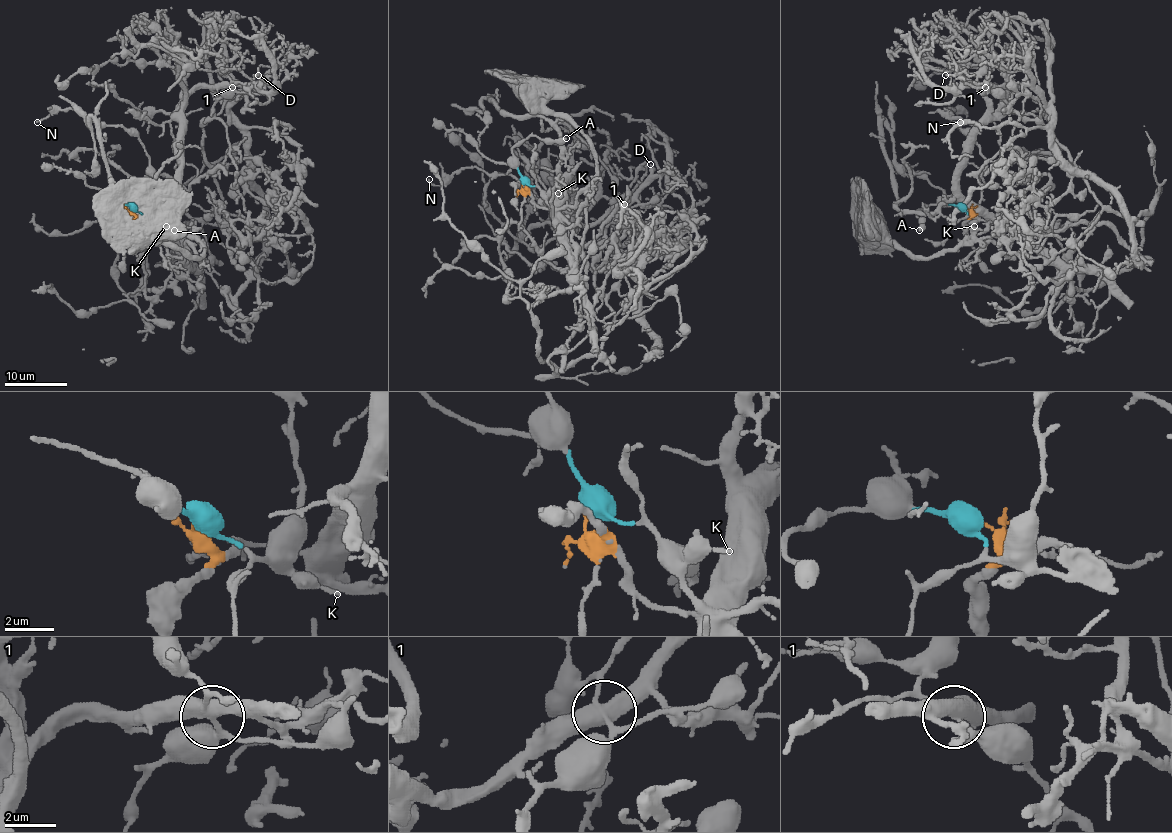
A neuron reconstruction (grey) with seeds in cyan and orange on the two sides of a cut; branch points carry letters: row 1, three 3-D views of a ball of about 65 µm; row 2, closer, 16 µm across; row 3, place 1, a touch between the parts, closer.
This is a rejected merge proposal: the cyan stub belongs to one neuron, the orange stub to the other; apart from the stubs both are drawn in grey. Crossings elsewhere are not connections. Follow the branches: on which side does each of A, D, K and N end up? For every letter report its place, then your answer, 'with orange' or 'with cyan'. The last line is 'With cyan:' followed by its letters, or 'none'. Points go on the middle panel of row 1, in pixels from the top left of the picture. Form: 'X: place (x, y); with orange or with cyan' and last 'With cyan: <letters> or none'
A: place (566, 138); with cyan
D: place (650, 164); with orange
K: place (558, 193); with cyan
N: place (429, 179); with cyan
With cyan: A, K, N

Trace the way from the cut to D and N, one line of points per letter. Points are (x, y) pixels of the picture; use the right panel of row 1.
D: (964, 206), (975, 215), (989, 215), (960, 192), (958, 169), (1006, 88), (955, 87), (946, 74)
N: (964, 206), (971, 217), (980, 201), (986, 158), (975, 139), (955, 125), (950, 108), (966, 114), (960, 122)

